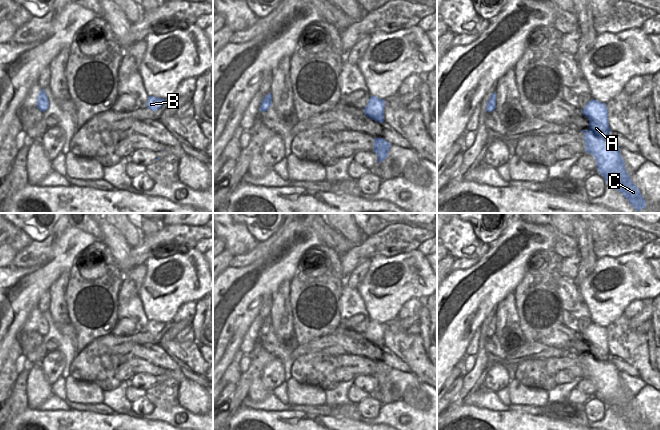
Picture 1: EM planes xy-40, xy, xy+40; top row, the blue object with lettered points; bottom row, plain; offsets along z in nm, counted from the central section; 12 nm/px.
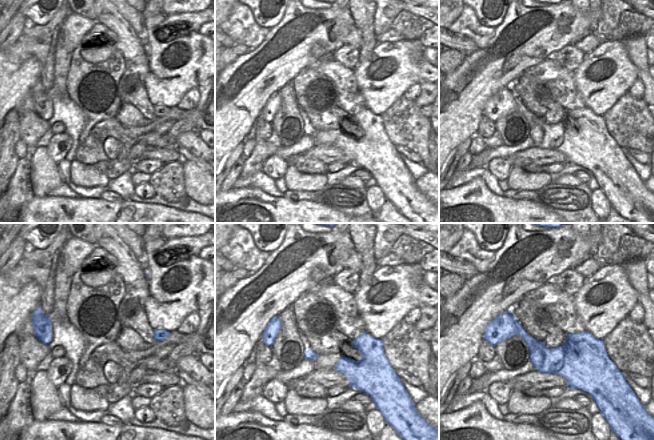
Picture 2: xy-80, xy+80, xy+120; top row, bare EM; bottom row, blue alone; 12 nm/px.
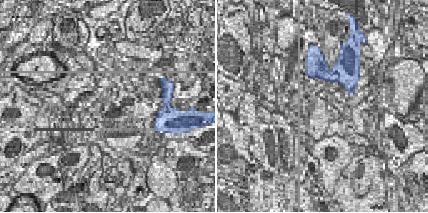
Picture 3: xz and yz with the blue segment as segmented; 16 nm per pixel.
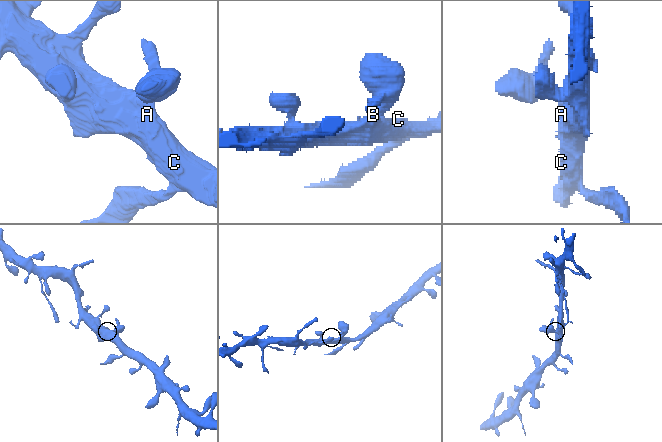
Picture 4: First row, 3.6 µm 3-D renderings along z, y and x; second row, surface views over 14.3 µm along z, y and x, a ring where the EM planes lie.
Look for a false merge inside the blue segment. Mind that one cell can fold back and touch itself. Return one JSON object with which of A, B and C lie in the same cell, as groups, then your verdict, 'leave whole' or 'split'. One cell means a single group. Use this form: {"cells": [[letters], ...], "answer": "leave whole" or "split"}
{"cells": [["A", "B", "C"]], "answer": "leave whole"}

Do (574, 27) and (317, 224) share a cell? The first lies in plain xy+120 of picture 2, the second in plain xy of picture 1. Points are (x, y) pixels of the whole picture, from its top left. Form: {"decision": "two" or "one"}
{"decision": "two"}

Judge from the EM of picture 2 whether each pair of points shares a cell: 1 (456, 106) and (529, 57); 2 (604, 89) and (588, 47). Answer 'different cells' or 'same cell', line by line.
1: same cell
2: different cells

